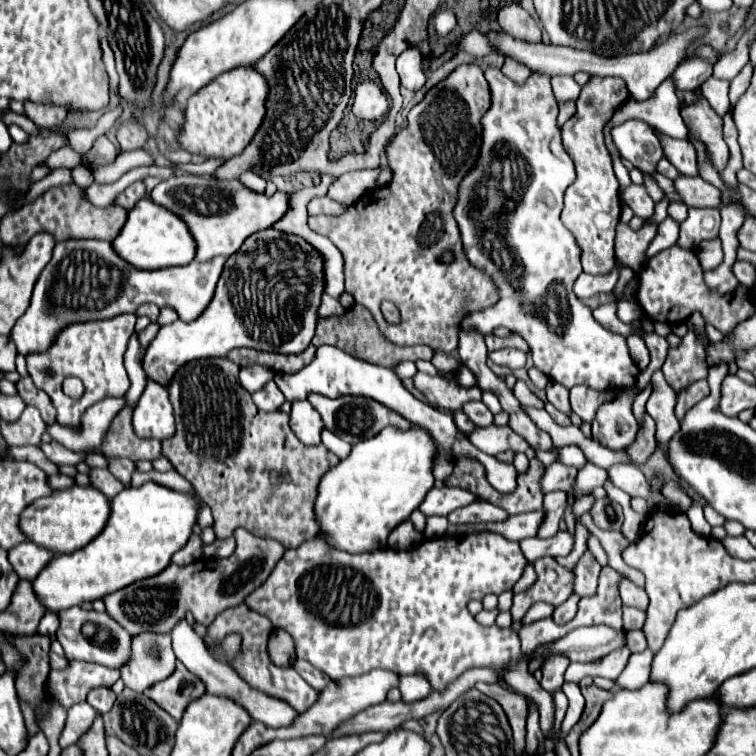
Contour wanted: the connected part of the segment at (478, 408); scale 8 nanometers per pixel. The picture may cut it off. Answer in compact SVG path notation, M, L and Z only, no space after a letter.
M466 402L462 410L476 426L490 426L490 424L494 424L494 414L482 402Z

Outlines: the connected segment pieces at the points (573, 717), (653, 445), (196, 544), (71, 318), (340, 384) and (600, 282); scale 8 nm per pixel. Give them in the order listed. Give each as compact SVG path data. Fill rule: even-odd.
M566 682L562 688L564 688L564 694L566 694L568 700L570 700L566 718L564 718L564 722L562 722L562 732L560 732L560 736L566 736L566 734L570 732L570 728L580 720L580 714L582 714L582 710L584 710L584 696L582 696L578 684Z
M646 414L644 426L638 430L636 442L628 448L628 452L630 452L630 458L632 458L634 464L644 464L654 454L656 448L658 448L658 442L656 442L656 426L654 426L652 418Z
M196 526L196 530L194 530L194 534L192 534L192 538L188 540L188 544L186 544L186 550L180 550L180 552L176 552L174 554L174 558L172 558L172 562L174 564L192 564L192 562L196 562L196 560L200 560L202 558L202 540L200 540L200 528Z
M70 238L64 242L56 242L52 260L46 264L46 268L42 270L42 274L38 276L38 280L34 284L32 302L30 302L26 314L20 318L20 322L16 322L16 326L12 330L12 340L16 342L18 352L26 356L30 352L46 350L50 346L52 338L56 336L56 330L60 330L60 326L68 326L68 322L88 322L92 318L114 318L116 314L132 314L132 312L136 312L136 308L140 304L146 304L146 302L152 302L158 308L168 306L178 312L180 320L192 322L194 318L198 318L204 312L204 306L208 306L208 302L212 300L212 294L214 294L216 282L222 274L224 262L226 262L226 258L212 258L208 262L192 260L190 264L176 266L176 268L140 270L140 268L134 268L132 264L124 262L116 254L112 244L106 240Z
M322 348L318 350L318 356L312 364L308 364L304 370L296 372L295 374L282 374L276 373L274 376L278 388L282 390L282 394L286 396L286 400L290 402L292 398L306 398L308 394L312 392L320 392L324 396L330 396L330 398L338 398L338 396L344 396L344 394L360 394L360 396L370 396L370 398L376 398L378 402L382 402L384 406L396 410L398 414L402 414L404 418L408 418L412 424L418 424L426 430L432 432L432 436L436 438L436 442L446 450L450 452L454 458L474 458L478 460L480 464L486 466L486 474L488 474L488 480L494 488L502 490L502 492L512 492L516 488L516 468L508 462L502 462L494 456L488 456L484 452L480 452L470 440L466 434L462 434L456 424L454 424L454 418L450 418L452 414L448 412L442 412L442 410L436 410L432 406L428 406L426 402L414 398L404 386L402 382L386 368L382 366L376 366L376 364L370 364L370 362L364 362L360 358L354 358L352 354L340 350L340 348Z
M616 260L616 266L612 272L602 274L602 276L588 276L588 274L580 274L574 283L574 292L580 300L590 298L594 294L600 292L612 292L616 282L618 282L618 274L620 274L620 260Z

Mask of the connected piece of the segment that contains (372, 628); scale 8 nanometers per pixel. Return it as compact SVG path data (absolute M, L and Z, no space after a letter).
M494 532L442 536L424 540L410 550L380 548L360 554L336 550L324 538L316 536L302 542L298 548L286 550L268 580L246 598L246 606L266 616L274 628L288 630L296 644L296 658L308 660L314 668L336 682L346 676L360 676L374 668L382 668L398 676L422 674L428 678L432 690L444 692L446 686L462 672L482 666L492 668L514 690L530 696L538 704L540 728L548 734L554 718L552 696L542 690L538 680L534 680L528 672L528 660L520 650L518 632L512 628L482 626L468 612L470 600L482 600L484 594L502 594L512 590L526 564L528 560L524 558L518 542L506 540Z

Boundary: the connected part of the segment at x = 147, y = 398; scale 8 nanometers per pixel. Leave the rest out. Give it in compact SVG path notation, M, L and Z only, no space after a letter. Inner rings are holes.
M148 380L144 394L136 404L132 424L140 438L164 440L174 434L174 414L166 386Z

